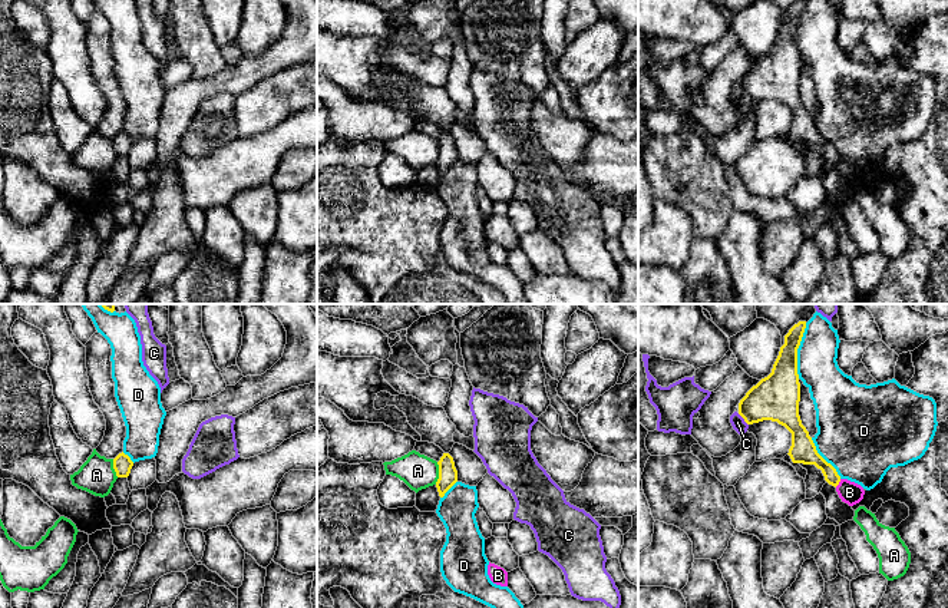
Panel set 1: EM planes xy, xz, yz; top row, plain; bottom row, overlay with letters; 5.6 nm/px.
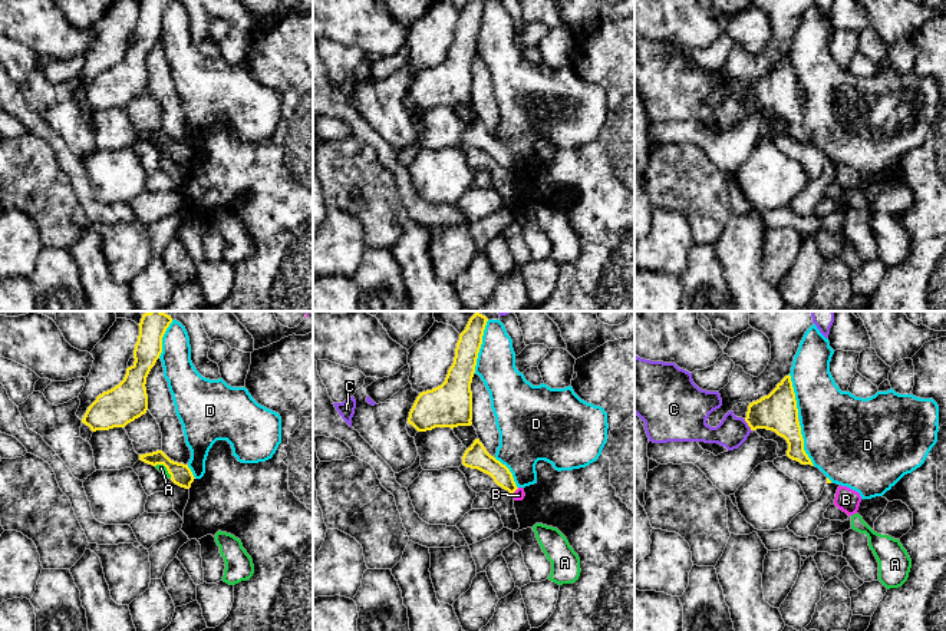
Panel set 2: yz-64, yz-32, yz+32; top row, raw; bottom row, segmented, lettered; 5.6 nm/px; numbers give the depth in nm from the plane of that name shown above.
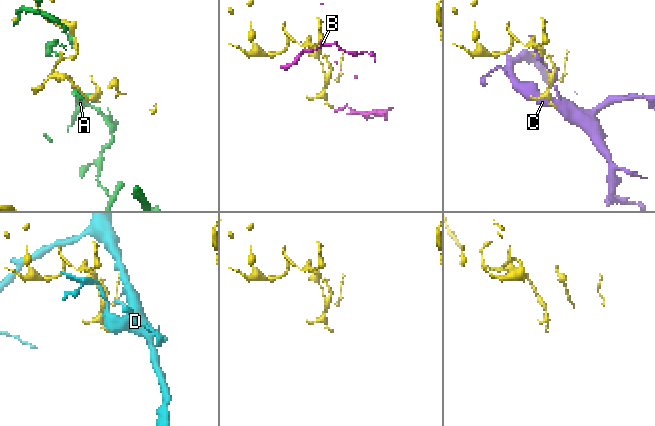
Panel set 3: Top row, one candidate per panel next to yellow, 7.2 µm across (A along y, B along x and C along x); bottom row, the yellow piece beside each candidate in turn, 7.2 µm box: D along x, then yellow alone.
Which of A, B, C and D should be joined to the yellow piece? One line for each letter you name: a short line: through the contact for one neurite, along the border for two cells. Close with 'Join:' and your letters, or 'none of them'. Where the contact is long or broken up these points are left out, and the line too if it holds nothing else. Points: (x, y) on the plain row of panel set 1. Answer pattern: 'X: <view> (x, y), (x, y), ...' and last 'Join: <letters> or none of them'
Join: none of them

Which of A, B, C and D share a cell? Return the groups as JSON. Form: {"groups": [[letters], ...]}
{"groups": [["A"], ["B"], ["C"], ["D"]]}

